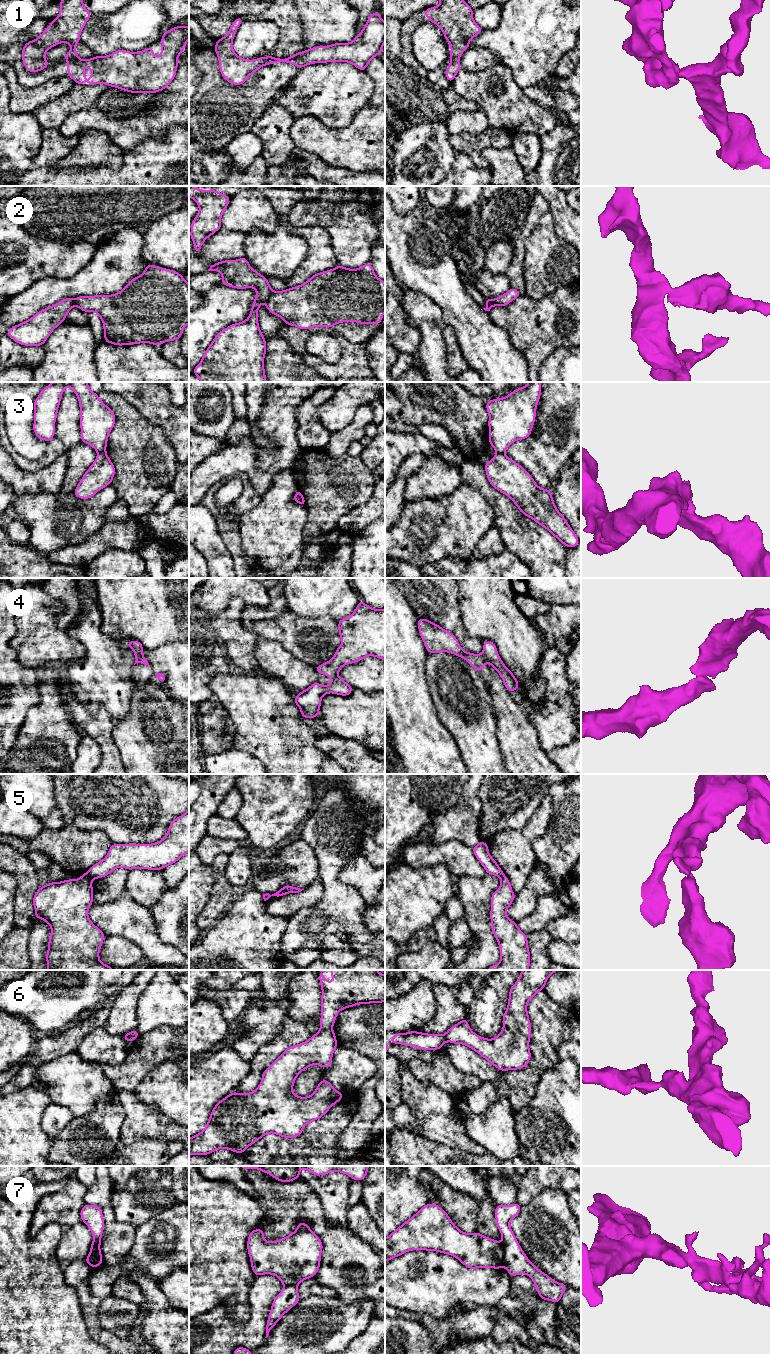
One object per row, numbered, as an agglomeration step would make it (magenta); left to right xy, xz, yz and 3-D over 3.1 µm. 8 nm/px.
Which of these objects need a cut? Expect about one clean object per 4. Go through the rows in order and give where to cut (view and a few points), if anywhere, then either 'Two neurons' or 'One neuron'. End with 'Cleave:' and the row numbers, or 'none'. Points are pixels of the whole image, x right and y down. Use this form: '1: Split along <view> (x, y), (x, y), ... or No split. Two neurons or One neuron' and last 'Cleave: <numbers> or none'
1: No split. One neuron
2: Split along xz (273, 292), (265, 302). Two neurons
3: Split along xy (105, 450), (98, 453). Two neurons
4: No split. One neuron
5: Split along xy (83, 875), (90, 880). Two neurons
6: Split along xz (331, 1028), (320, 1030). Two neurons
7: Split along yz (500, 1242), (503, 1248), (505, 1266). Two neurons
Cleave: 2, 3, 5, 6, 7

